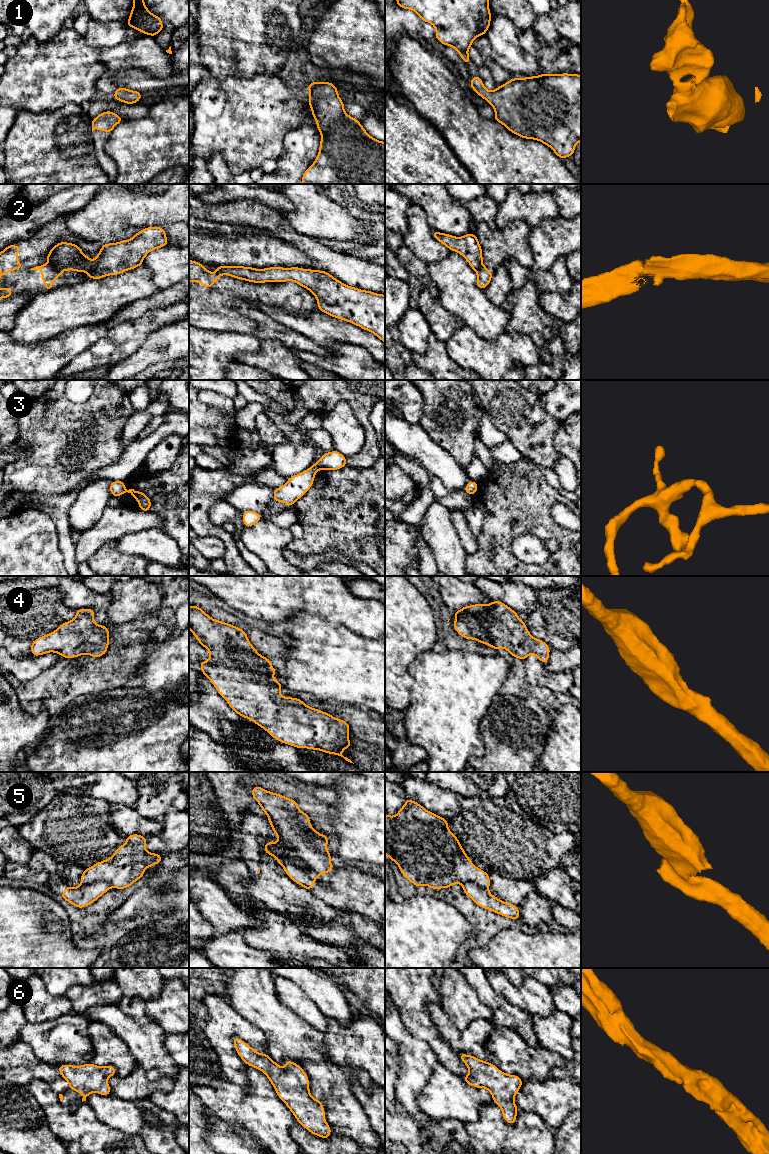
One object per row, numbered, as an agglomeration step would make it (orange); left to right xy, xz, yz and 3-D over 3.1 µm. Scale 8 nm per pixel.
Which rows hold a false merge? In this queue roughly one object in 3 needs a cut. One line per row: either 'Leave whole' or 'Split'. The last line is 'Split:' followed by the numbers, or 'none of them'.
1: Leave whole
2: Split
3: Leave whole
4: Leave whole
5: Split
6: Leave whole
Split: 2, 5

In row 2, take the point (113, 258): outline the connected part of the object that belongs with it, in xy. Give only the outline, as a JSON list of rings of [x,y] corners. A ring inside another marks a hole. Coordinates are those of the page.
[[[147,227],[137,232],[131,239],[122,240],[117,243],[102,244],[96,259],[91,260],[81,248],[73,243],[59,242],[51,247],[50,253],[46,256],[49,264],[60,271],[74,270],[75,272],[86,272],[91,279],[101,279],[109,275],[118,275],[124,271],[133,270],[143,265],[143,259],[155,249],[168,246],[165,229],[162,227]]]

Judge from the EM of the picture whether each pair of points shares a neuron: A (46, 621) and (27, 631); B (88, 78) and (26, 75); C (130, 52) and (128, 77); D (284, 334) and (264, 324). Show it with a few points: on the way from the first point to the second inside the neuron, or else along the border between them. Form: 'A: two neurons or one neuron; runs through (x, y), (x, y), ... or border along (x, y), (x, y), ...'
A: one neuron; runs through (41, 621), (37, 621), (32, 626)
B: one neuron; runs through (73, 78), (41, 78)
C: two neurons; border along (108, 69), (141, 69), (151, 77)
D: one neuron; runs through (279, 330), (269, 324)

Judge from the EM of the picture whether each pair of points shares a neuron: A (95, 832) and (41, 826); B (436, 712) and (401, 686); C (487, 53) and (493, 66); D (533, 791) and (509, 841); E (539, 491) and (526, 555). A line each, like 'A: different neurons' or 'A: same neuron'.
A: same neuron
B: different neurons
C: same neuron
D: different neurons
E: different neurons

